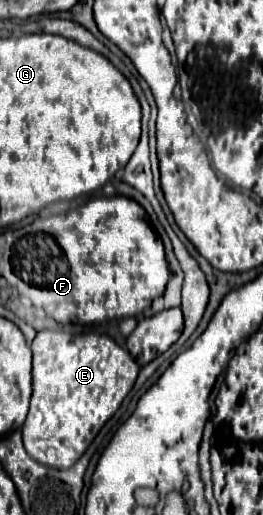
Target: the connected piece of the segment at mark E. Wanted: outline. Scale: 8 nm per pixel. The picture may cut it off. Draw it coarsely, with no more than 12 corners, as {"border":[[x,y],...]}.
{"border":[[111,336],[31,344],[33,460],[71,468],[135,384]]}

